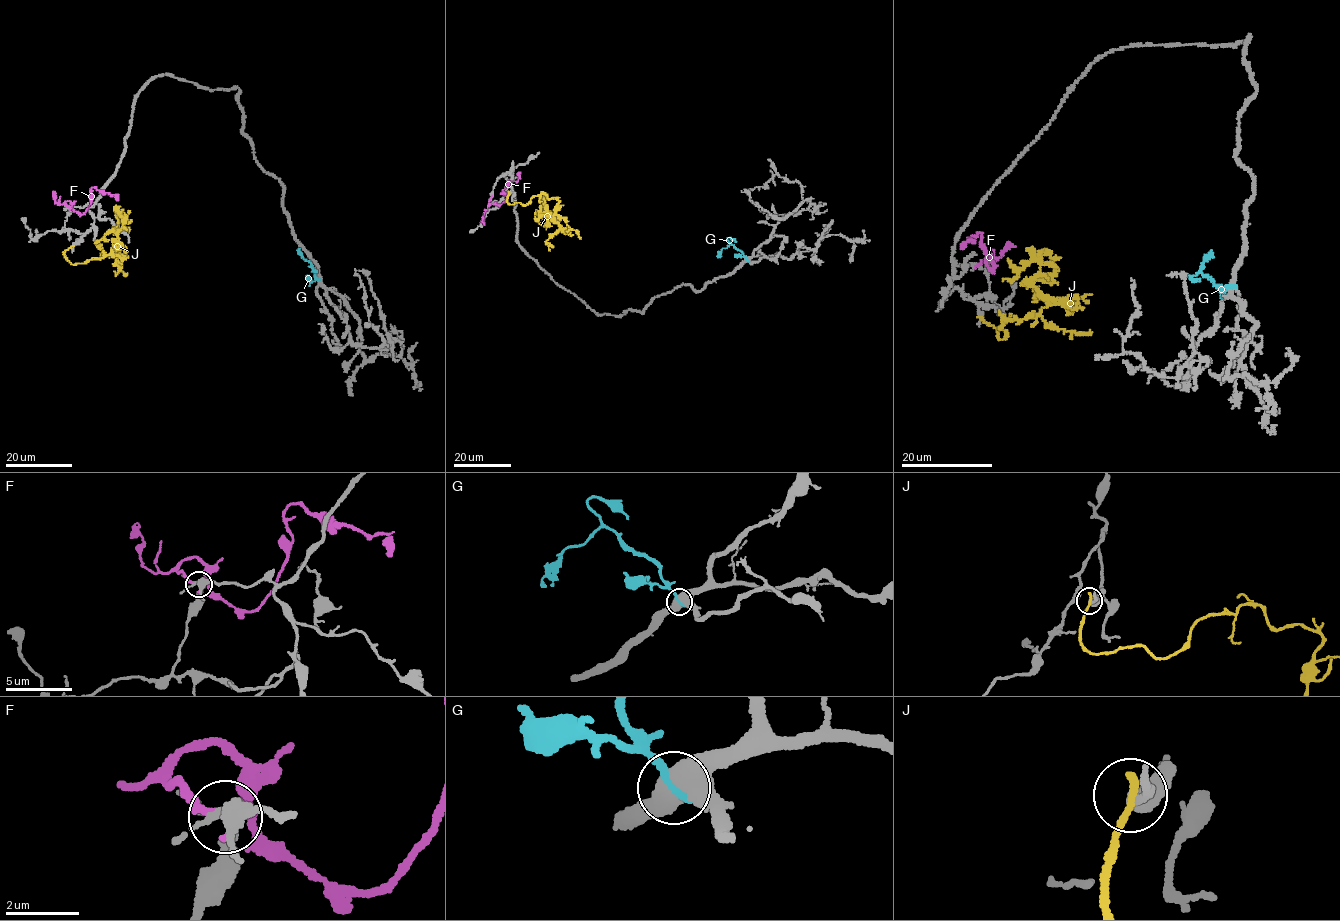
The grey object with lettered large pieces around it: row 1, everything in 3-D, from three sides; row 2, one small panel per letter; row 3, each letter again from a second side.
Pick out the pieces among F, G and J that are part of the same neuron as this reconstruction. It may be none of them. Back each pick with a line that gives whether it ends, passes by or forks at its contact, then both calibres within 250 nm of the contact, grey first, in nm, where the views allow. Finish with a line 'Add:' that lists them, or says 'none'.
Add: none

